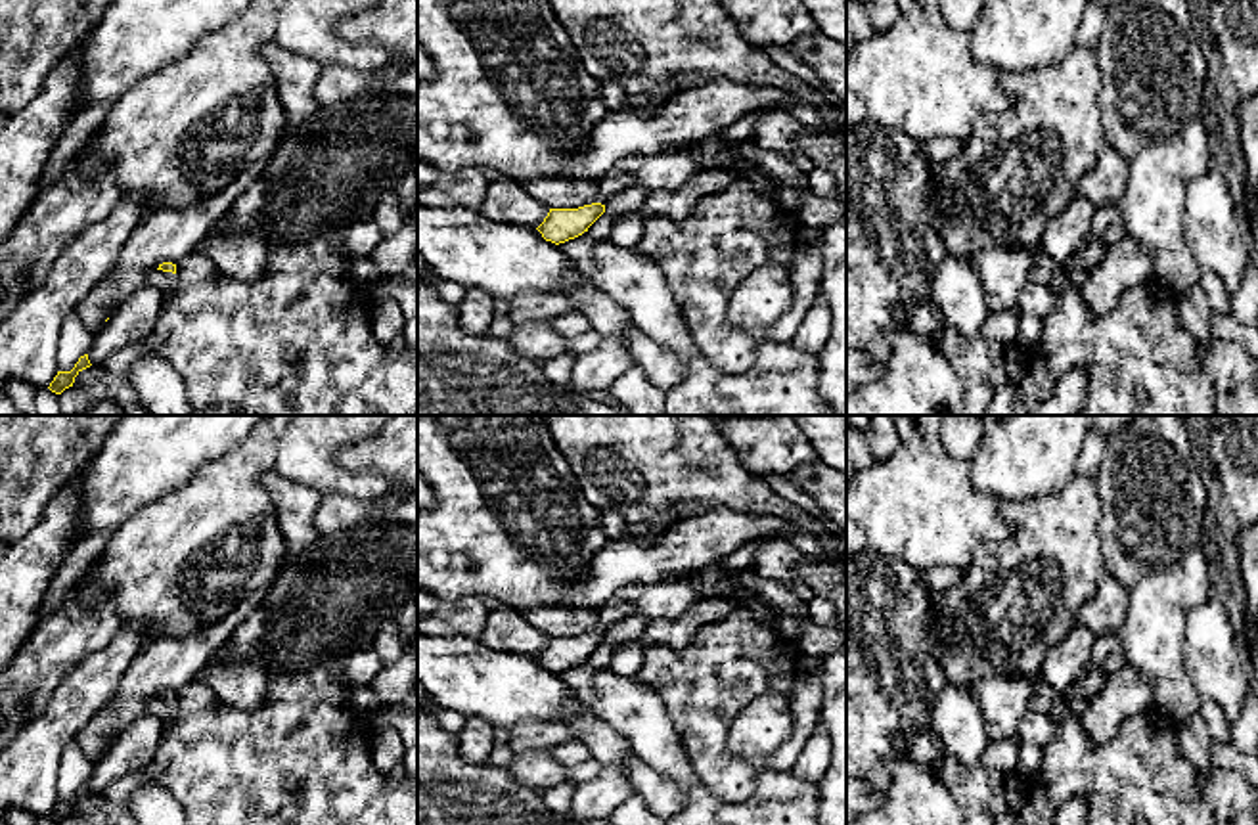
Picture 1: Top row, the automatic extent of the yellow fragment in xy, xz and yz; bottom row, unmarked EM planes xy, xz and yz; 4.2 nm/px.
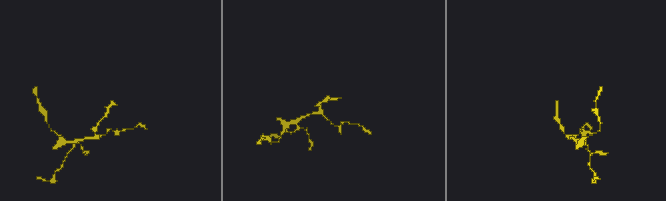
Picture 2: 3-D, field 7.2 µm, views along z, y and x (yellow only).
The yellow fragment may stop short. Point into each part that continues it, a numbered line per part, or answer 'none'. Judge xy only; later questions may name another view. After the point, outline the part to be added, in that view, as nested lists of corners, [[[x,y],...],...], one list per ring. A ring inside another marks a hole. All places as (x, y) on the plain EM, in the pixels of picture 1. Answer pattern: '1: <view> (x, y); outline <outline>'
1: xy (157, 707); outline [[[153,699],[147,704],[147,712],[159,718],[170,718],[174,716],[174,710],[176,710],[176,702],[172,701]]]

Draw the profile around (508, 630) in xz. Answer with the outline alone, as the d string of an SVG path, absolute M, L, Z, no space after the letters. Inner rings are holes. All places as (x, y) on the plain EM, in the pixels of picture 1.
M504 605L490 609L479 639L498 651L530 657L538 657L550 641L521 611Z

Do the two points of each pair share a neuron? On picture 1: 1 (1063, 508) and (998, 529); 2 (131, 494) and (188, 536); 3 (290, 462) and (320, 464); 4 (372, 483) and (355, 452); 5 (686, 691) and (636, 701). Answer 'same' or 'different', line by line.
1: different
2: different
3: same
4: different
5: different

